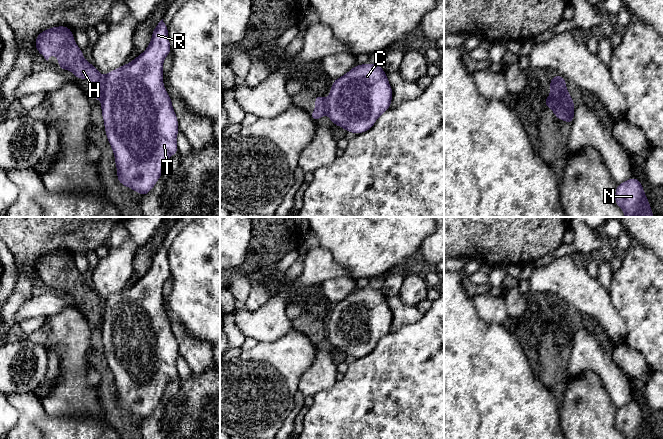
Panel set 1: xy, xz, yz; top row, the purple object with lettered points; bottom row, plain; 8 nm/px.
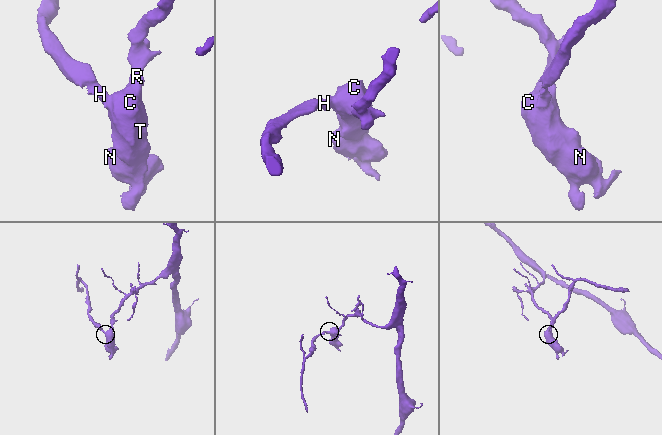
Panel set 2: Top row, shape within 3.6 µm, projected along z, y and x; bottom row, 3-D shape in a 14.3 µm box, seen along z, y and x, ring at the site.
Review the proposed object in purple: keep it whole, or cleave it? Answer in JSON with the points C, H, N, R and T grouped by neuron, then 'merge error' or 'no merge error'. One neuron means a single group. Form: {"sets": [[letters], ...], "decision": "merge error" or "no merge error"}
{"sets": [["C", "N", "R", "T"], ["H"]], "decision": "merge error"}

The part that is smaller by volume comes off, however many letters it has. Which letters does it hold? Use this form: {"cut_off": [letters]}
{"cut_off": ["H"]}

